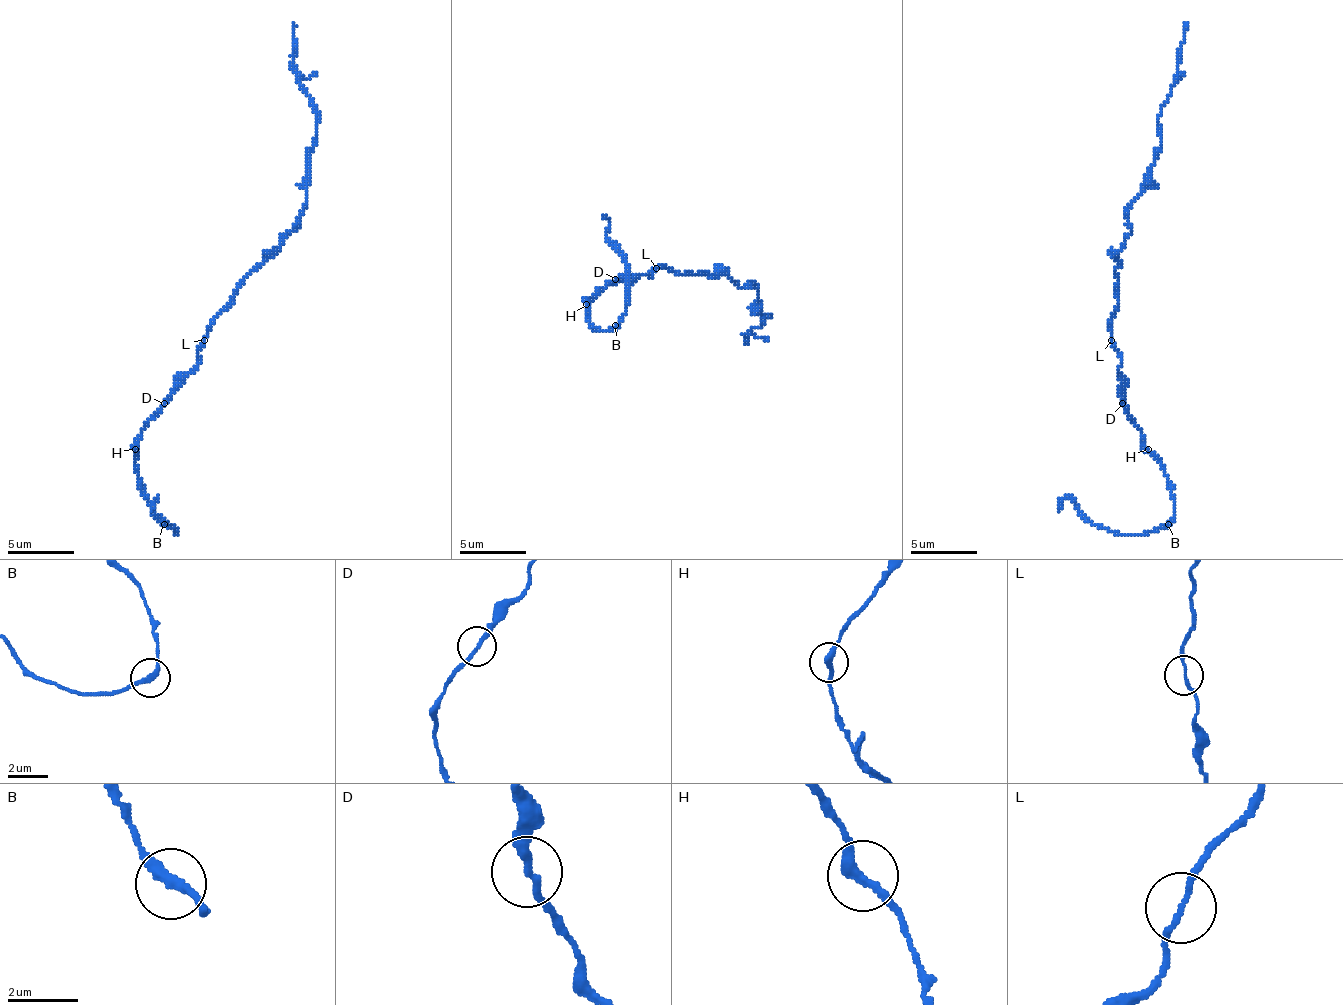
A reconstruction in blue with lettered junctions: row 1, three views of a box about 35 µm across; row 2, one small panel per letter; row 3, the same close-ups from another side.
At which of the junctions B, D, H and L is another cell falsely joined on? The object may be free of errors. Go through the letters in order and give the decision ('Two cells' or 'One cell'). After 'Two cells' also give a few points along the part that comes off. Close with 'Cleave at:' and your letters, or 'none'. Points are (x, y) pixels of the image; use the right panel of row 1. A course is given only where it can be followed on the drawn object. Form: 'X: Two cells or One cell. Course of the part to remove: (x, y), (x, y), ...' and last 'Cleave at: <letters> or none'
B: One cell
D: One cell
H: One cell
L: One cell
Cleave at: none

